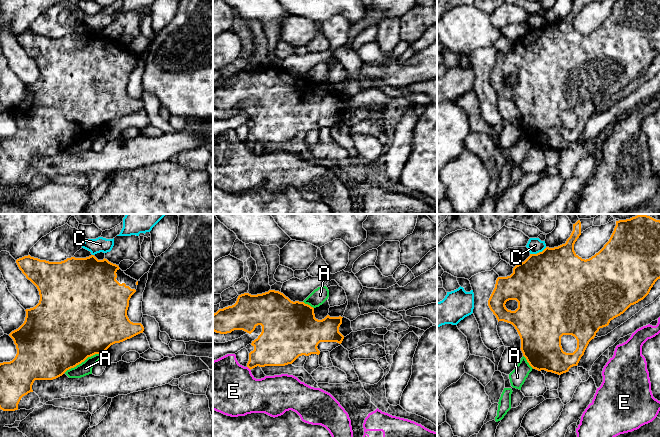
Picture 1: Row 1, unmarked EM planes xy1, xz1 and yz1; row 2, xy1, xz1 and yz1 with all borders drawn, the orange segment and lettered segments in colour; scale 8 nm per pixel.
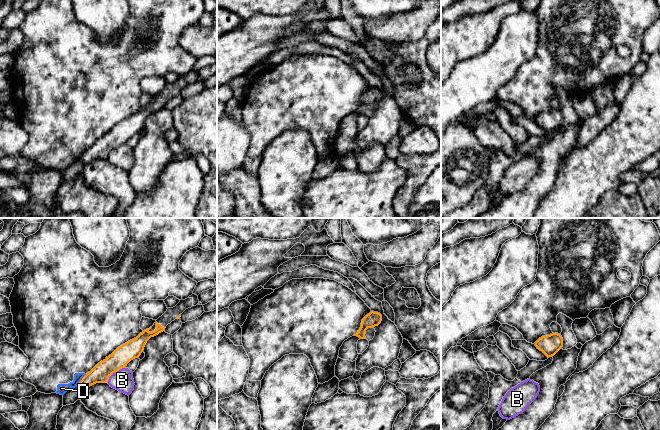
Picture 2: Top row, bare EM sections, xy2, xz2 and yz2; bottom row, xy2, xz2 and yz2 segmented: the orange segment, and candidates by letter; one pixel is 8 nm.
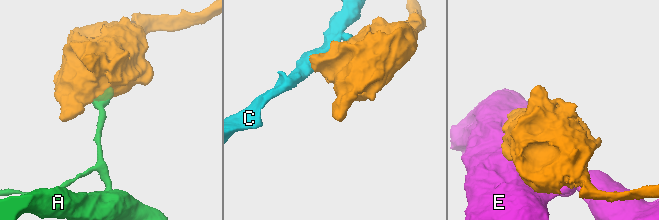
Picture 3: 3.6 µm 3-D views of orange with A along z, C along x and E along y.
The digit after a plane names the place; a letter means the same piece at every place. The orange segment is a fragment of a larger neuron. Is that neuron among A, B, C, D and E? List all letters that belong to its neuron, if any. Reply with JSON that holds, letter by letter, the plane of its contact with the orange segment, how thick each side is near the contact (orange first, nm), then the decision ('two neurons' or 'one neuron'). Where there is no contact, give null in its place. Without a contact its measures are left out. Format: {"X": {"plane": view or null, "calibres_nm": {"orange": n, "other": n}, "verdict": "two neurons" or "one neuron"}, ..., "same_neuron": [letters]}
{"A": {"plane": "xy1", "calibres_nm": {"orange": 500, "other": 110}, "verdict": "two neurons"}, "B": {"plane": "xy2", "calibres_nm": {"orange": 150, "other": 170}, "verdict": "two neurons"}, "C": {"plane": "yz1", "calibres_nm": {"orange": 500, "other": 120}, "verdict": "two neurons"}, "D": {"plane": "xy2", "calibres_nm": {"orange": 150, "other": 80}, "verdict": "two neurons"}, "E": {"plane": "xz1", "calibres_nm": {"orange": 280, "other": 420}, "verdict": "two neurons"}, "same_neuron": []}

